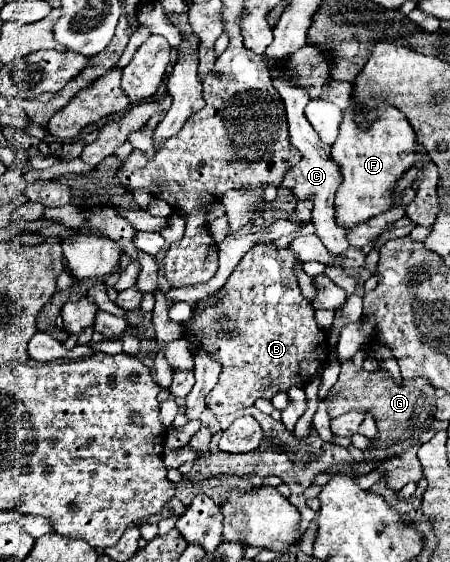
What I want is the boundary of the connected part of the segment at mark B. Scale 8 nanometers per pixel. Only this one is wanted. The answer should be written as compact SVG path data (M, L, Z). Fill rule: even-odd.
M273 241L255 243L245 253L239 267L229 277L229 281L215 293L215 297L219 297L219 303L205 307L203 311L193 311L191 317L183 323L183 337L189 341L189 351L195 353L203 349L223 367L217 385L207 395L207 407L215 415L229 415L243 407L251 407L259 397L273 399L275 393L279 391L287 393L291 387L303 389L309 381L321 377L329 355L327 333L317 327L315 309L301 295L295 275L297 263L299 257L291 249L279 249L275 247ZM227 295L241 295L241 299L235 303L235 315L229 321L227 321Z

